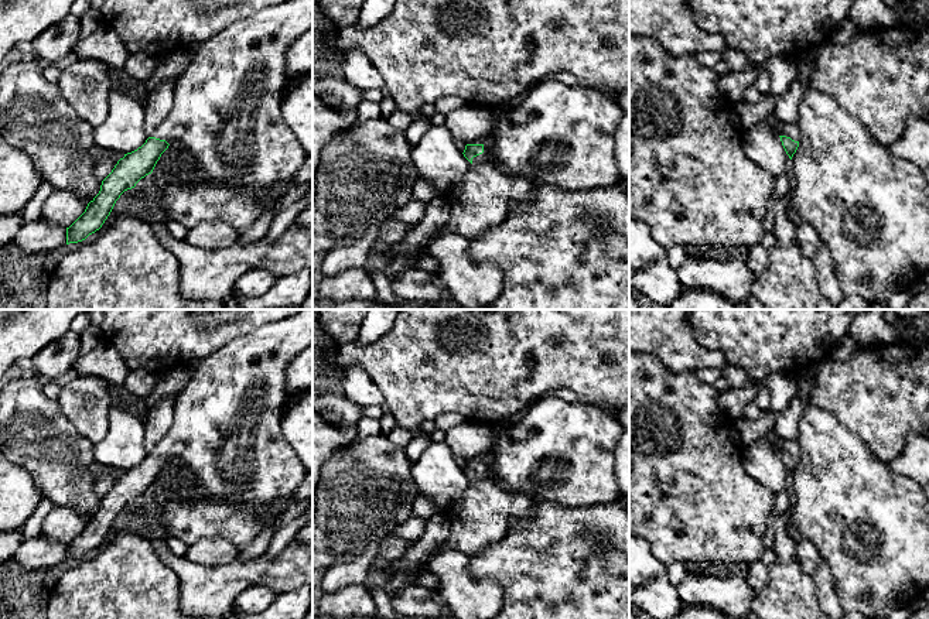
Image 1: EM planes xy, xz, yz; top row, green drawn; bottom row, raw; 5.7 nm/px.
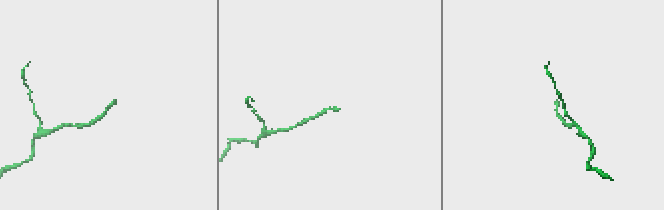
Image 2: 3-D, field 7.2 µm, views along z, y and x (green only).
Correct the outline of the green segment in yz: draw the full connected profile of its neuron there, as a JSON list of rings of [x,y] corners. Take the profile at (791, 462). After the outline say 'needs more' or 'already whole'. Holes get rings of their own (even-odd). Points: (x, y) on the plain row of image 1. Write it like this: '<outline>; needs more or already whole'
[[[781,438],[779,454],[790,476],[799,464],[800,452],[802,449],[799,445],[799,440],[782,440]]]; needs more

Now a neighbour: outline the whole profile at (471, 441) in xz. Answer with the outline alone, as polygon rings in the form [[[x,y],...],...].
[[[468,421],[445,432],[445,444],[464,461],[485,461],[492,452],[496,431],[486,424]]]

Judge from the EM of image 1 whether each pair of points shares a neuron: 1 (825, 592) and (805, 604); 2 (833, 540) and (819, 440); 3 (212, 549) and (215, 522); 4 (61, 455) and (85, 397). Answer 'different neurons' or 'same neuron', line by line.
1: different neurons
2: same neuron
3: different neurons
4: different neurons

